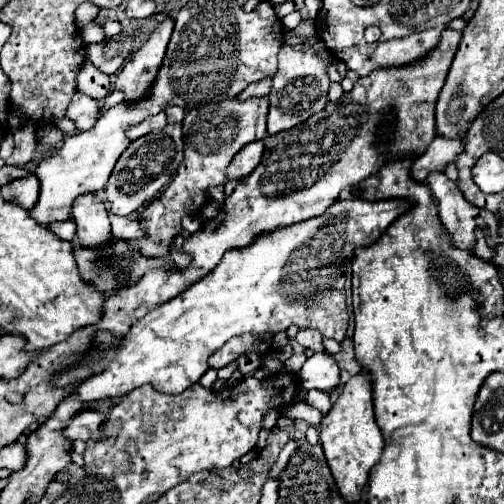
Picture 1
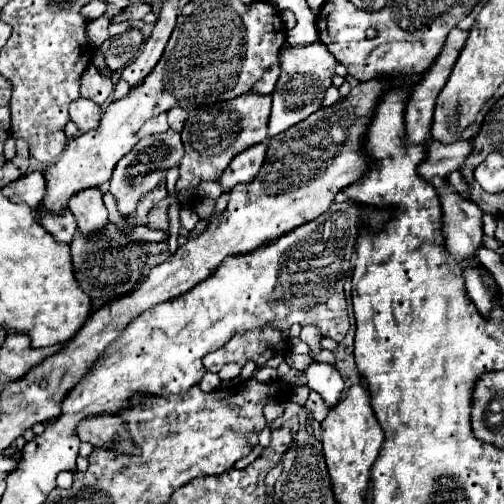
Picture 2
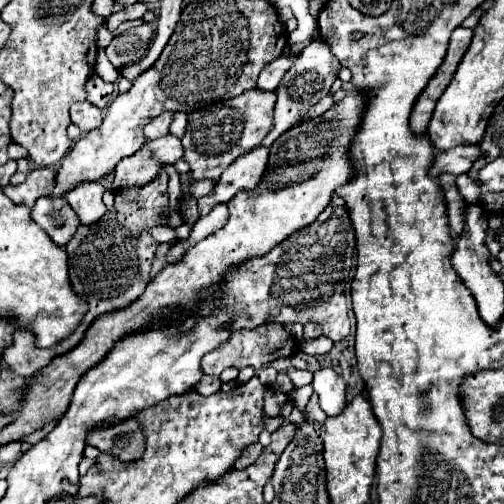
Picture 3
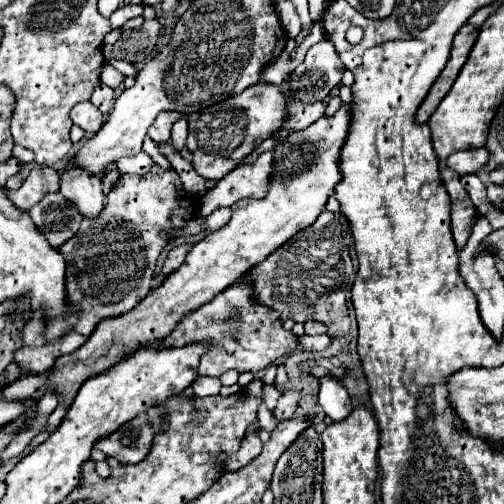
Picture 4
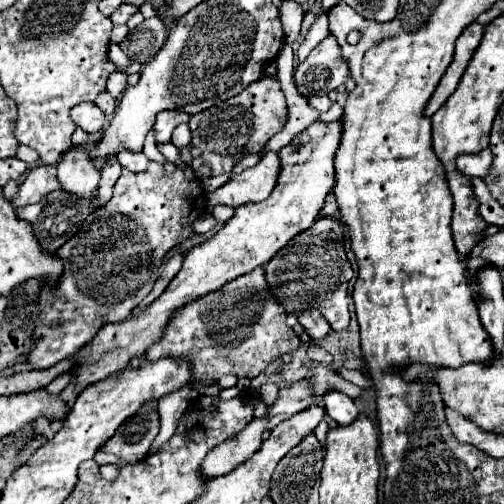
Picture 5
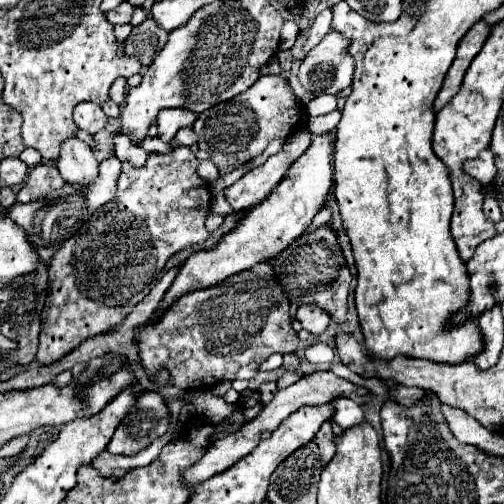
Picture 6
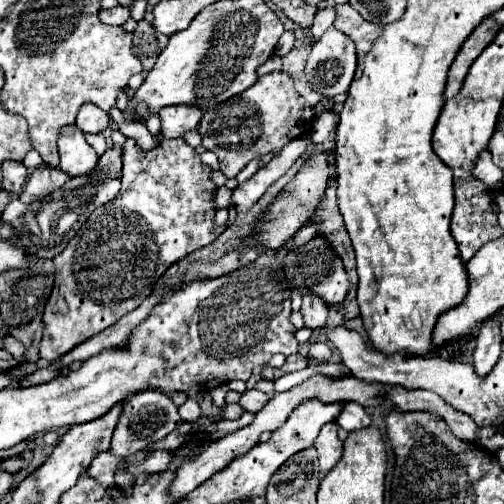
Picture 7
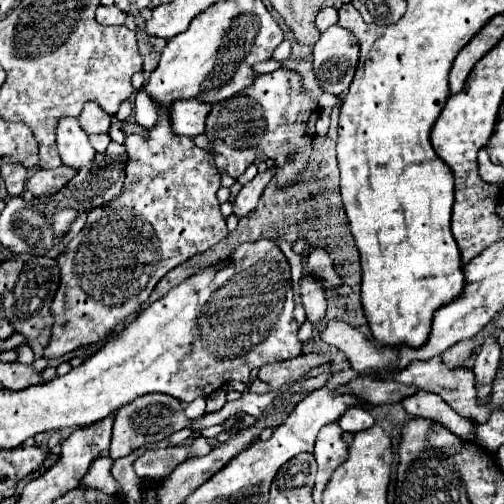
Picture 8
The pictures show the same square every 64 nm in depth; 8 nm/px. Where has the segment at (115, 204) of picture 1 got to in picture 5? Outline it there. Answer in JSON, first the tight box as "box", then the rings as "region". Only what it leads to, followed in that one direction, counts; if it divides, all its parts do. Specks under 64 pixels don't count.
{"box":[116,148,148,172],"region":[[[120,148],[120,152],[116,154],[116,158],[122,164],[122,168],[134,170],[134,172],[146,170],[146,166],[148,166],[148,158],[146,158],[144,152],[130,152],[126,148]]]}

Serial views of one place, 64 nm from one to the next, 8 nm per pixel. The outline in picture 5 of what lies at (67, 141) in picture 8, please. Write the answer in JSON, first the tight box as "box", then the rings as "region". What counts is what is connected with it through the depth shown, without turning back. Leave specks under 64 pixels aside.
{"box":[58,144,100,198],"region":[[[72,144],[58,162],[58,180],[62,190],[68,190],[80,198],[90,198],[98,186],[100,170],[82,146]]]}

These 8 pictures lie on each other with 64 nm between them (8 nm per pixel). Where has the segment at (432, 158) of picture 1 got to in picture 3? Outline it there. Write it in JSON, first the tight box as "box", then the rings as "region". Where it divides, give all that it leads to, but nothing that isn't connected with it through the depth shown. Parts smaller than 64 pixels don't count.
{"box":[430,144,482,178],"region":[[[472,144],[470,146],[456,146],[456,148],[446,150],[446,152],[438,152],[430,174],[434,178],[440,176],[442,172],[450,172],[450,174],[456,174],[456,176],[466,174],[480,156],[482,156],[480,148],[472,146]]]}

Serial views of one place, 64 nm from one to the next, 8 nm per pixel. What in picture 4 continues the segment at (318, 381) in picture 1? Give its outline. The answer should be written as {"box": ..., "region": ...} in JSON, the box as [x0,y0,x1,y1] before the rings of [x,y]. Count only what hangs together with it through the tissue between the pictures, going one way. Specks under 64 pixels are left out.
{"box":[320,376,352,420],"region":[[[324,376],[320,378],[320,406],[324,408],[324,412],[334,420],[346,420],[346,416],[352,412],[352,402],[350,396],[346,392],[346,388],[342,386],[340,380]]]}

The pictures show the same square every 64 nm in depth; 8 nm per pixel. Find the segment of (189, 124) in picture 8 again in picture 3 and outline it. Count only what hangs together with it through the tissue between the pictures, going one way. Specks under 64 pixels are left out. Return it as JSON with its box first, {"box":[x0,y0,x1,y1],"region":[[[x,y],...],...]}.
{"box":[144,114,172,140],"region":[[[160,114],[158,118],[154,118],[146,128],[144,128],[144,134],[148,140],[156,140],[160,136],[166,136],[168,134],[168,128],[170,128],[170,122],[172,122],[172,114]]]}

